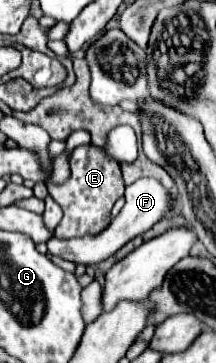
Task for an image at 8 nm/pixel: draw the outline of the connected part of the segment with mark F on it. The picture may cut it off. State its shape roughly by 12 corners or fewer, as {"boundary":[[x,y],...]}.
{"boundary":[[155,178],[125,186],[125,206],[97,236],[47,248],[75,264],[113,256],[163,220],[175,196]]}

